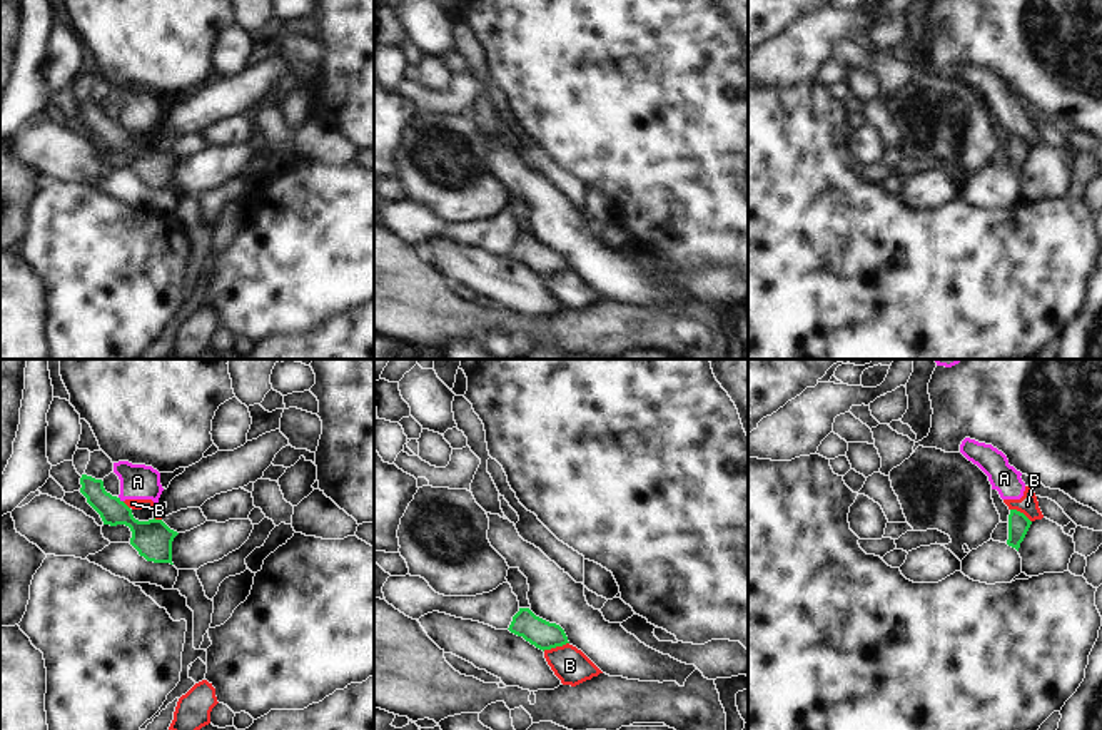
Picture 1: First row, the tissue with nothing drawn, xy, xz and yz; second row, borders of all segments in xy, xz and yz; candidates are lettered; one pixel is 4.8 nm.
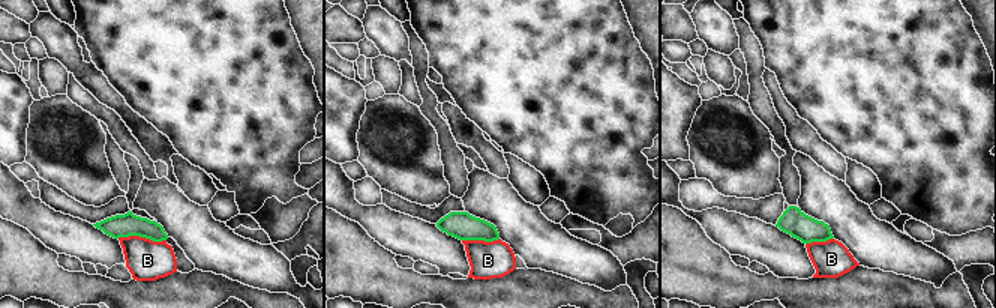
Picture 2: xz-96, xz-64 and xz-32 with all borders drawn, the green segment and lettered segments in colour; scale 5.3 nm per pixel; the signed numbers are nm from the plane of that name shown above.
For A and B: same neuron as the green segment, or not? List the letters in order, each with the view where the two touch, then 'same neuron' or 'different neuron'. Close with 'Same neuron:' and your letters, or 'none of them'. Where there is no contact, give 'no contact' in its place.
A: meets green in xy; different neuron
B: meets green in xz; different neuron
Same neuron: none of them

